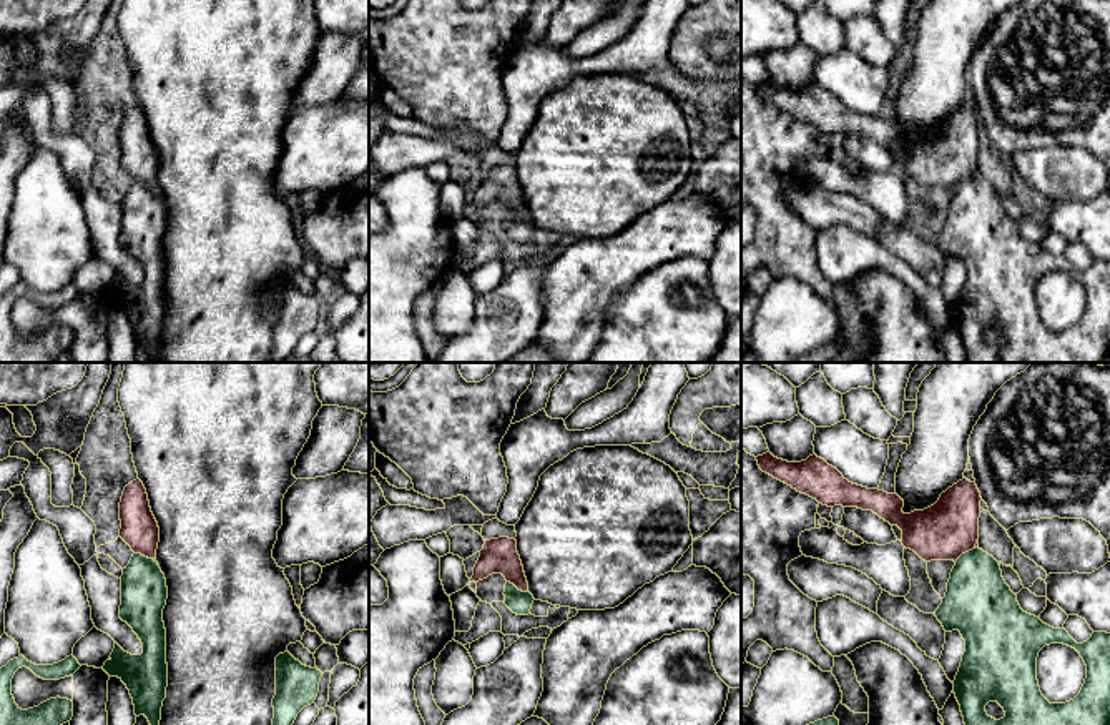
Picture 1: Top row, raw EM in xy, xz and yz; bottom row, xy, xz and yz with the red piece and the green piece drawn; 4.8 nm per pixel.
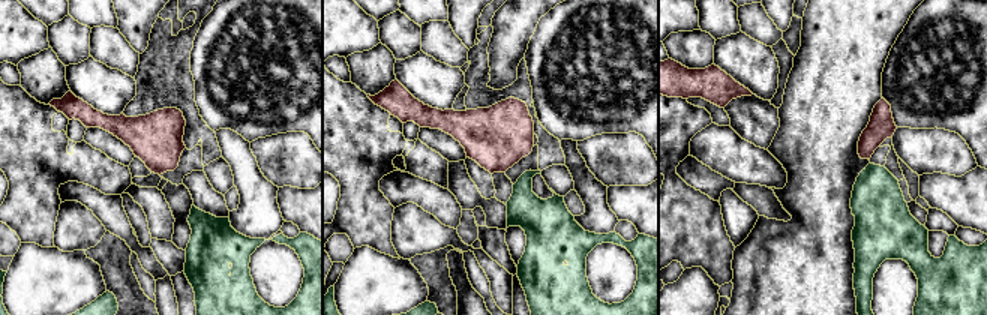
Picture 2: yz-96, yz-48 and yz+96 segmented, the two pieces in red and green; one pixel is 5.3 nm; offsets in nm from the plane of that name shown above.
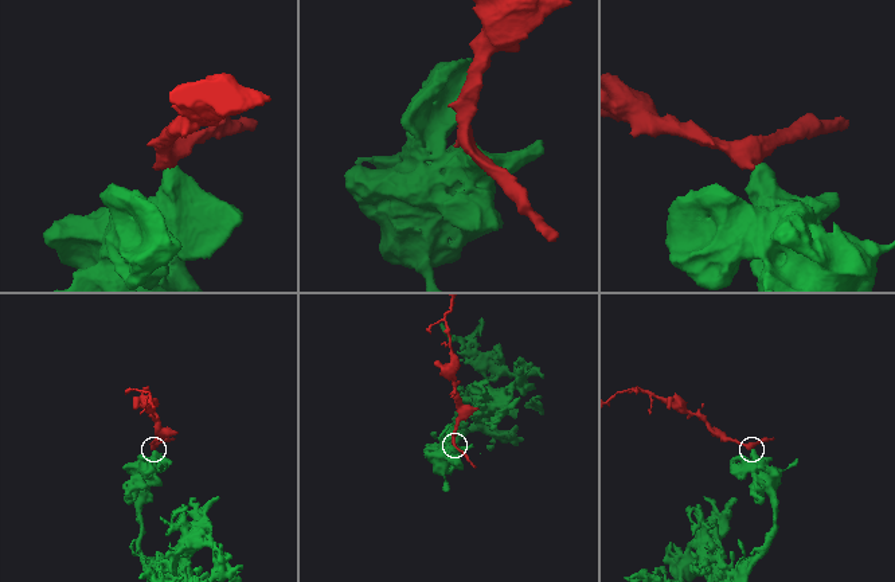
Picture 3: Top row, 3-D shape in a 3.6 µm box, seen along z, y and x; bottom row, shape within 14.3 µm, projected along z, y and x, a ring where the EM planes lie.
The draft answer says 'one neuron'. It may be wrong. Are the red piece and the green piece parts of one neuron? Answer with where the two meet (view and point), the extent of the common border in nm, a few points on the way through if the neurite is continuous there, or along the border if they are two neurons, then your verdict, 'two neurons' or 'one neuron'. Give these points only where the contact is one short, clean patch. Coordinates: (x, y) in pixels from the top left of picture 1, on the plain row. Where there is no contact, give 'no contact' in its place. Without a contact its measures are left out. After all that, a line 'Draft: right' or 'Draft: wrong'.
meets red in xz at (517, 215); contact 120 nm long; border along xz (507, 208), (527, 220); two neurons
Draft: wrong

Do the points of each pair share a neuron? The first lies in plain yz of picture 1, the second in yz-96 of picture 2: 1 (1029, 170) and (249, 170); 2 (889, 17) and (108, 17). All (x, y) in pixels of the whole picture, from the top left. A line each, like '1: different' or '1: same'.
1: different
2: different

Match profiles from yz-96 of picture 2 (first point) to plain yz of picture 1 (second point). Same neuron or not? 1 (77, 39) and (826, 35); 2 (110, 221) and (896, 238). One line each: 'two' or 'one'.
1: one
2: two

